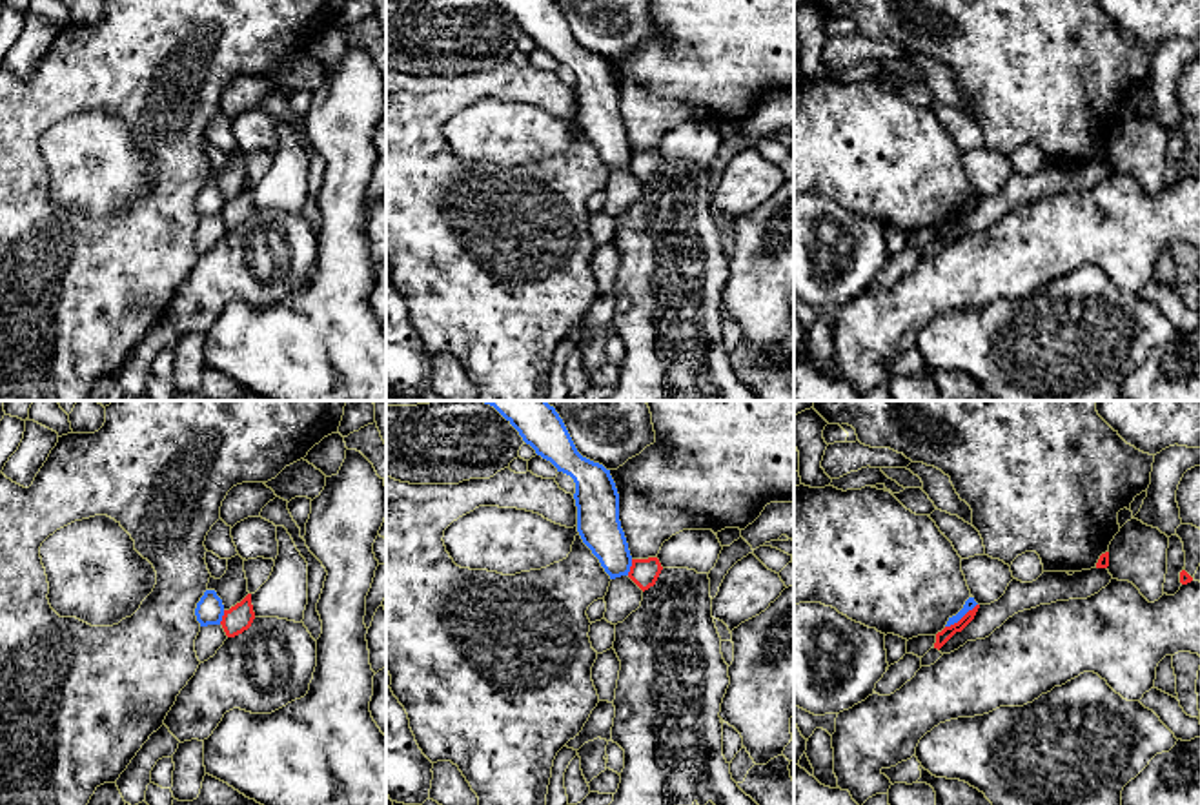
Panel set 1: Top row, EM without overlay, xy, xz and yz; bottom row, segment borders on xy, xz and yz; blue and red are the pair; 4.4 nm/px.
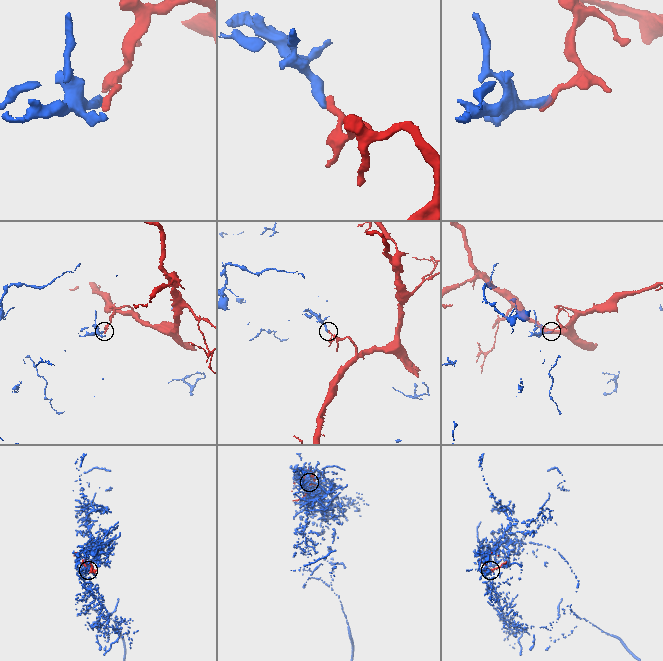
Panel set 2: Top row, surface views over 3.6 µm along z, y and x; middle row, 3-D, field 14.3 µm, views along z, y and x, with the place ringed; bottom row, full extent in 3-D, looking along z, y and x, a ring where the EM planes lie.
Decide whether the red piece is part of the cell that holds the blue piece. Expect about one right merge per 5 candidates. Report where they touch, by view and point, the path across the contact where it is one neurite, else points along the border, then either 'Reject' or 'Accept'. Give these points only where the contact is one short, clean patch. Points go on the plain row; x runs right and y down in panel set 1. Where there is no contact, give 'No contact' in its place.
Touches blue at yz (960, 210). Boundary: yz (976, 195), (945, 219). Reject

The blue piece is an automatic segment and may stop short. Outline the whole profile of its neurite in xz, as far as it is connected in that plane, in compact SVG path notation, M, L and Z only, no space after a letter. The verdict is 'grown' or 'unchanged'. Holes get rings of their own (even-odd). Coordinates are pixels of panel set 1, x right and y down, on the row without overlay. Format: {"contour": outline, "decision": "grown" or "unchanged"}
{"contour": "M495 0L557 64L575 75L577 124L610 171L628 168L632 148L619 113L619 86L603 56L583 49L555 0Z", "decision": "unchanged"}

